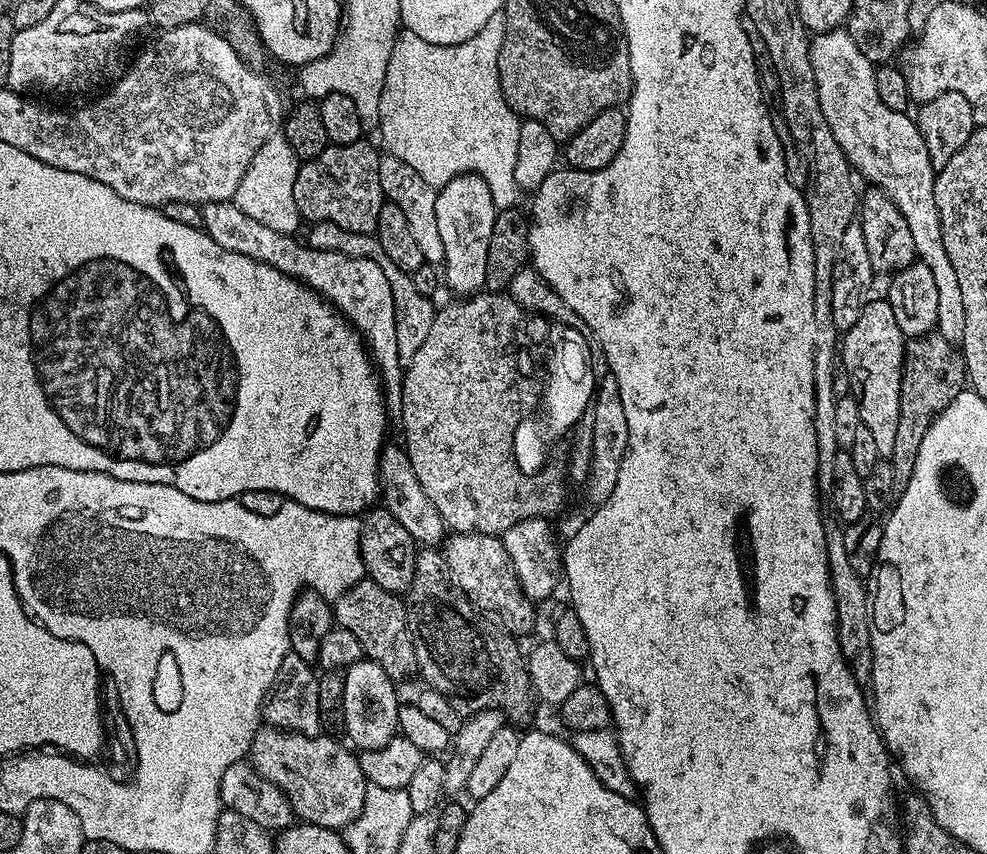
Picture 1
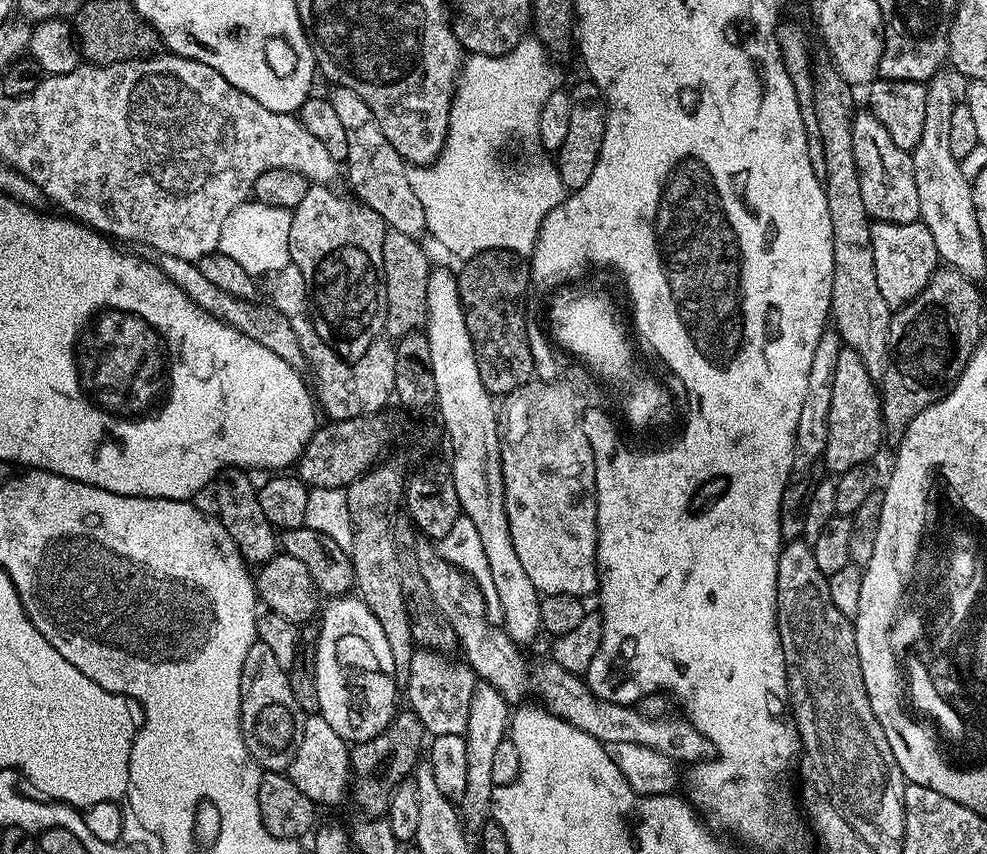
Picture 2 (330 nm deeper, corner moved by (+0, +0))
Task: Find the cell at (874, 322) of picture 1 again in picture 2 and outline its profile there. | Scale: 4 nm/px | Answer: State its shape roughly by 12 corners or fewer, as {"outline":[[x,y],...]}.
{"outline":[[852,348],[834,366],[822,464],[839,474],[885,443],[881,393]]}

